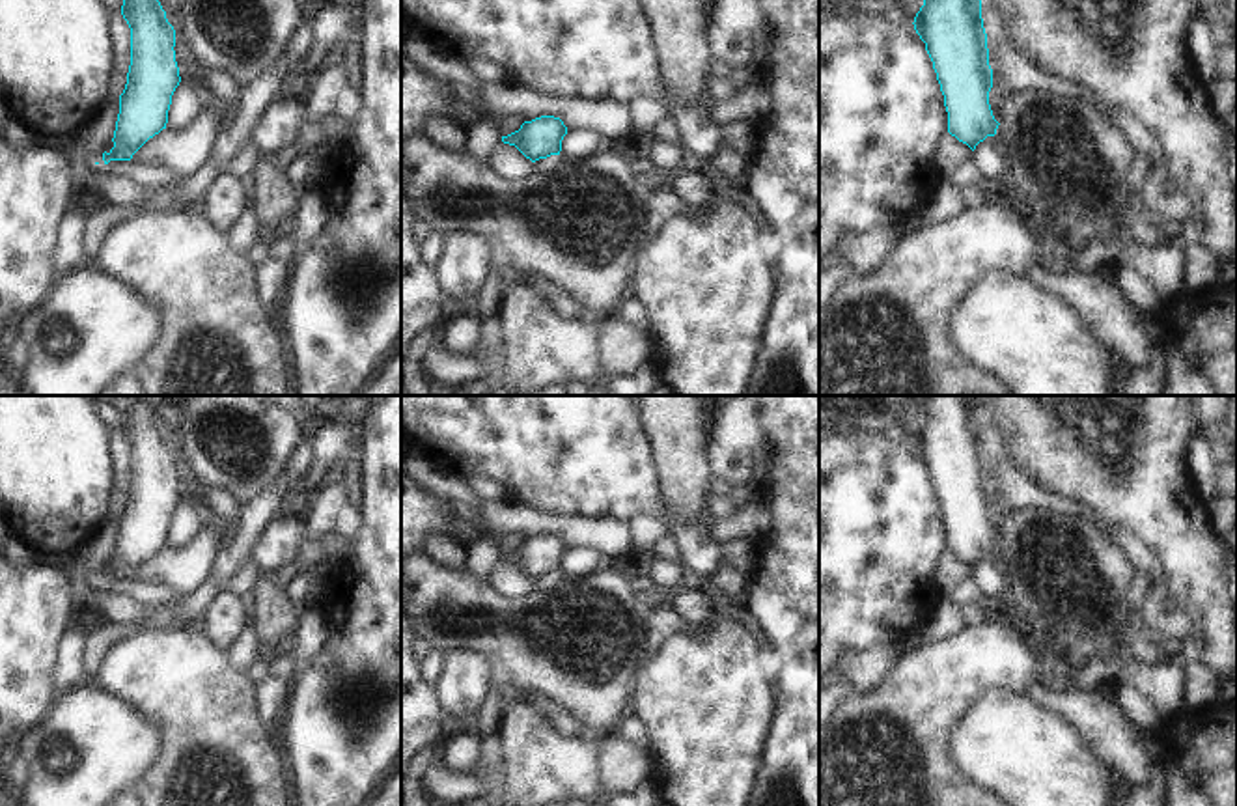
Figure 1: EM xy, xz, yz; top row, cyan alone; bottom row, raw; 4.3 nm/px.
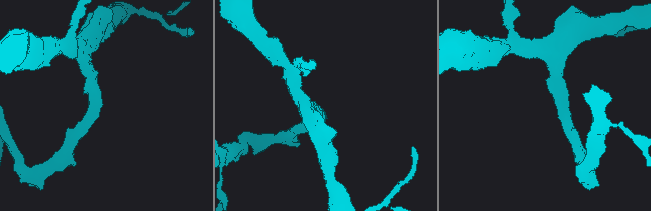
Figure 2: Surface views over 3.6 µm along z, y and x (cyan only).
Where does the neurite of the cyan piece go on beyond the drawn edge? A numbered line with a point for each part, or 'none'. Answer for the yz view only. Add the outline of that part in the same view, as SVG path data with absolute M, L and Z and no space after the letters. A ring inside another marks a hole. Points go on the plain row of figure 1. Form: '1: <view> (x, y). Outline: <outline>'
none

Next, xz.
none

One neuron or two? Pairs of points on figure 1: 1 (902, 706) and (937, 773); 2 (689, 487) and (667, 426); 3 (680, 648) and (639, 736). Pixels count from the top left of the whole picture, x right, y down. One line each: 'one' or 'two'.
1: one
2: one
3: two

